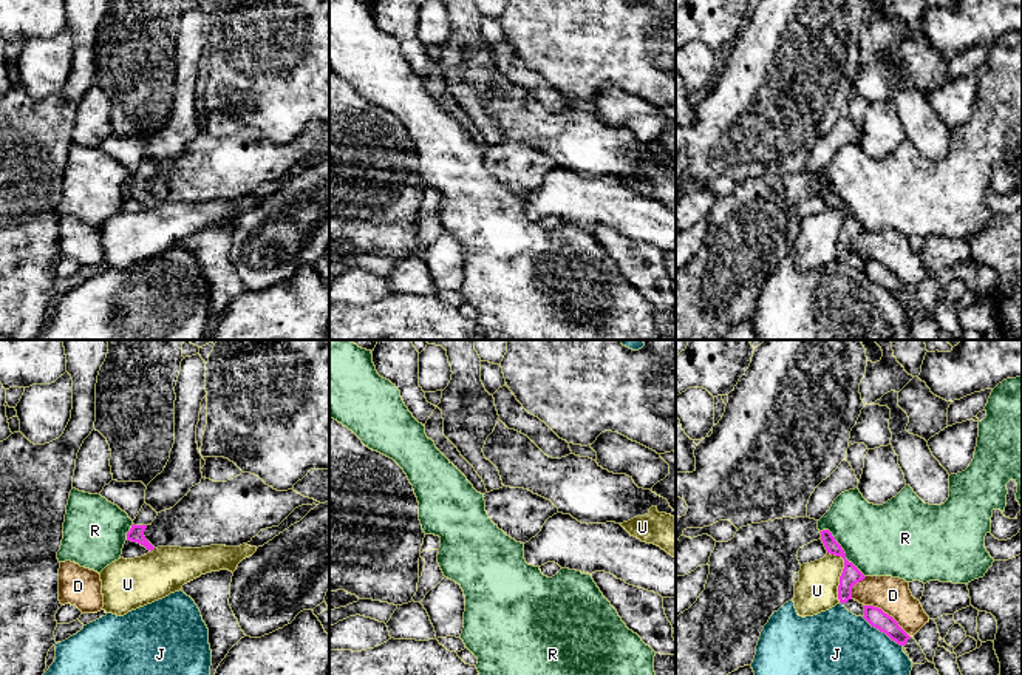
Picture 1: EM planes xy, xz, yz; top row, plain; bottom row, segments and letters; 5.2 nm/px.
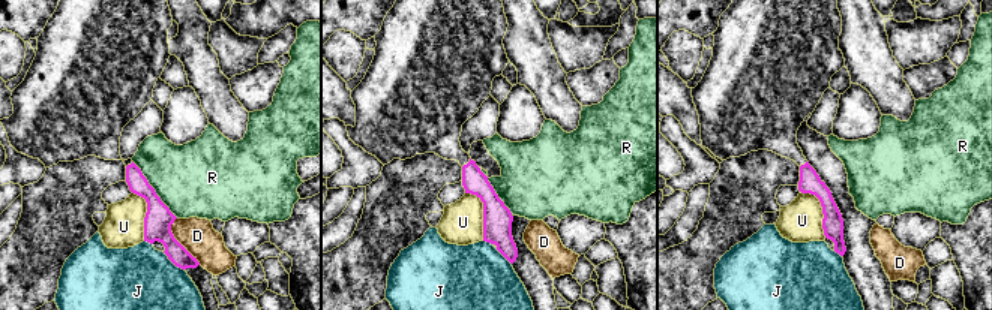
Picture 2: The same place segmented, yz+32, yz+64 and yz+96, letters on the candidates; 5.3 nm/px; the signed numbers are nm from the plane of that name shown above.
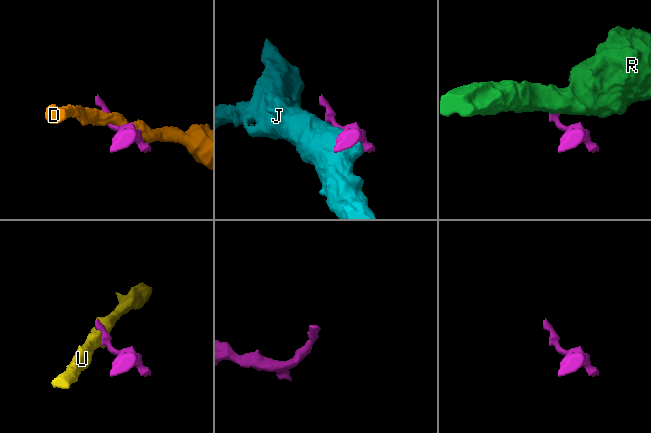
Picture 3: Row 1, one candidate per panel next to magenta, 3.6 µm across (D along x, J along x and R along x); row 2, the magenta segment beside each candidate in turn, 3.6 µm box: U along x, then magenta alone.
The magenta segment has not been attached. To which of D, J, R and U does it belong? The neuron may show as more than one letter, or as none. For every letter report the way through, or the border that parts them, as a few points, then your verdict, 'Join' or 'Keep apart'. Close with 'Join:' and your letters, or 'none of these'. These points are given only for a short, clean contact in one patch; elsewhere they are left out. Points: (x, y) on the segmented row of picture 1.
D: Boundary: yz (863, 604), (880, 607), (909, 637). Keep apart
J: Keep apart
R: Boundary: yz (820, 530), (831, 533), (844, 556), (865, 576). Keep apart
U: Boundary: yz (827, 552), (843, 559), (838, 586), (840, 601). Keep apart
Join: none of these

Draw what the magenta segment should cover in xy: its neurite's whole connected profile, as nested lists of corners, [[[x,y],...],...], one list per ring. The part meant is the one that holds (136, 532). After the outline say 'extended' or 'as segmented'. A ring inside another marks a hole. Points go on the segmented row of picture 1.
[[[144,504],[127,533],[127,541],[138,542],[152,551],[155,547],[145,539],[144,531],[148,525],[152,525],[156,516],[158,513],[150,505]]]; extended

